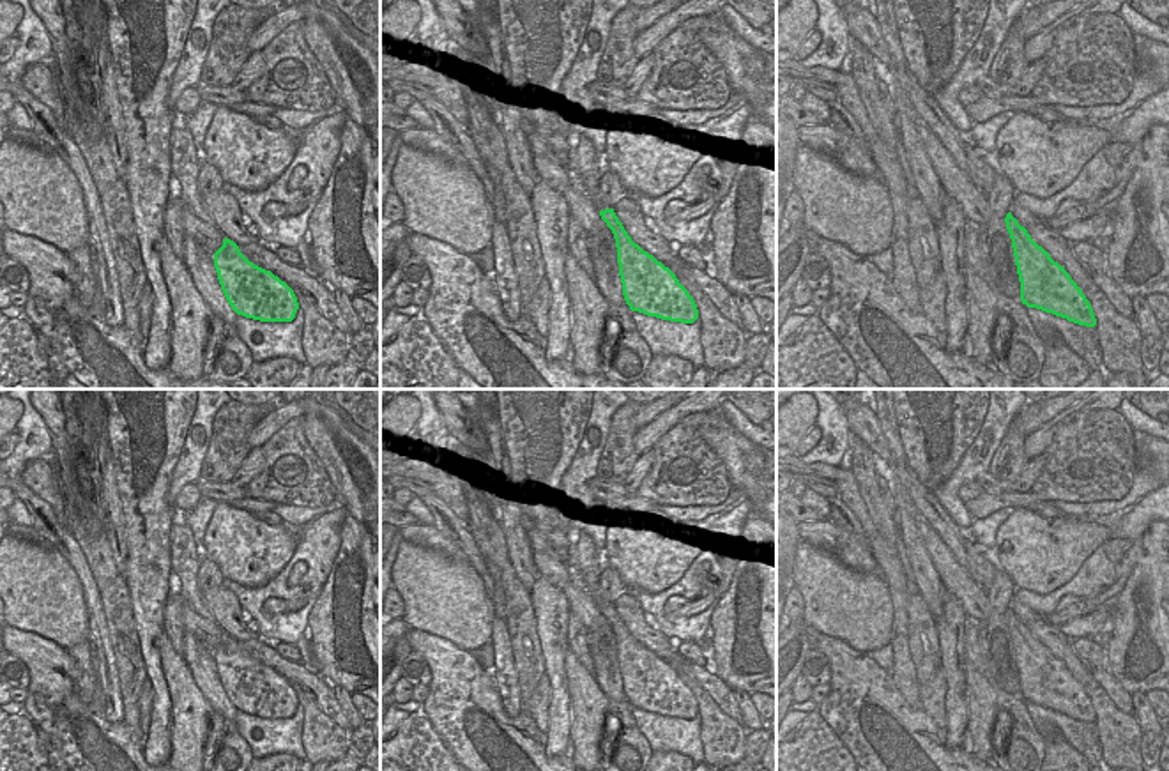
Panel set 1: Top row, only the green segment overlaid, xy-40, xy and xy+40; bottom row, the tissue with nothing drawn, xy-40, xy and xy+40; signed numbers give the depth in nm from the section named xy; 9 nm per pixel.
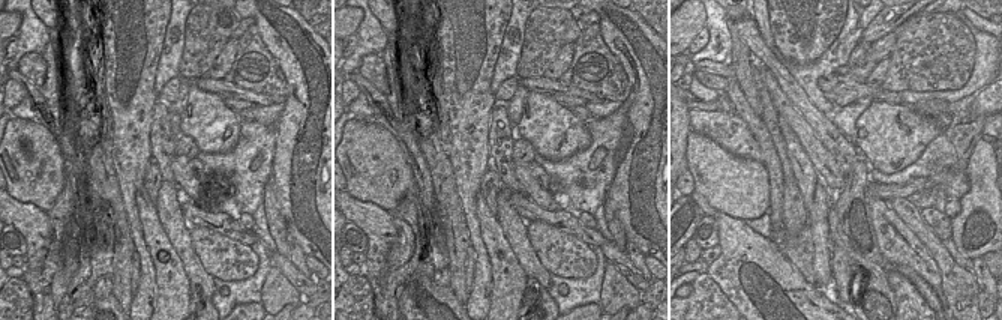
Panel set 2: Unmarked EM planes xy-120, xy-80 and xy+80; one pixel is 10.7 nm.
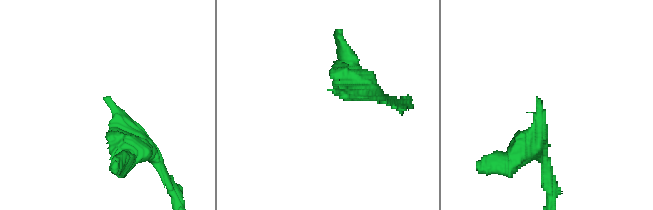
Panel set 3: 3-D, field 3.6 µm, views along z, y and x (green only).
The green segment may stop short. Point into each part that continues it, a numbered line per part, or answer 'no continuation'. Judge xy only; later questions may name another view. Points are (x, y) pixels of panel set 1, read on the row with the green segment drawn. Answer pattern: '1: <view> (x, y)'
no continuation

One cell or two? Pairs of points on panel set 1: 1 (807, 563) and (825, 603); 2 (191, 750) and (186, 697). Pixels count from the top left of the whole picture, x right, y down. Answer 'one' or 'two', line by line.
1: one
2: one

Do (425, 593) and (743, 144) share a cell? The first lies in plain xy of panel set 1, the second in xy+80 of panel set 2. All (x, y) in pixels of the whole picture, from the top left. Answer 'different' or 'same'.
different

